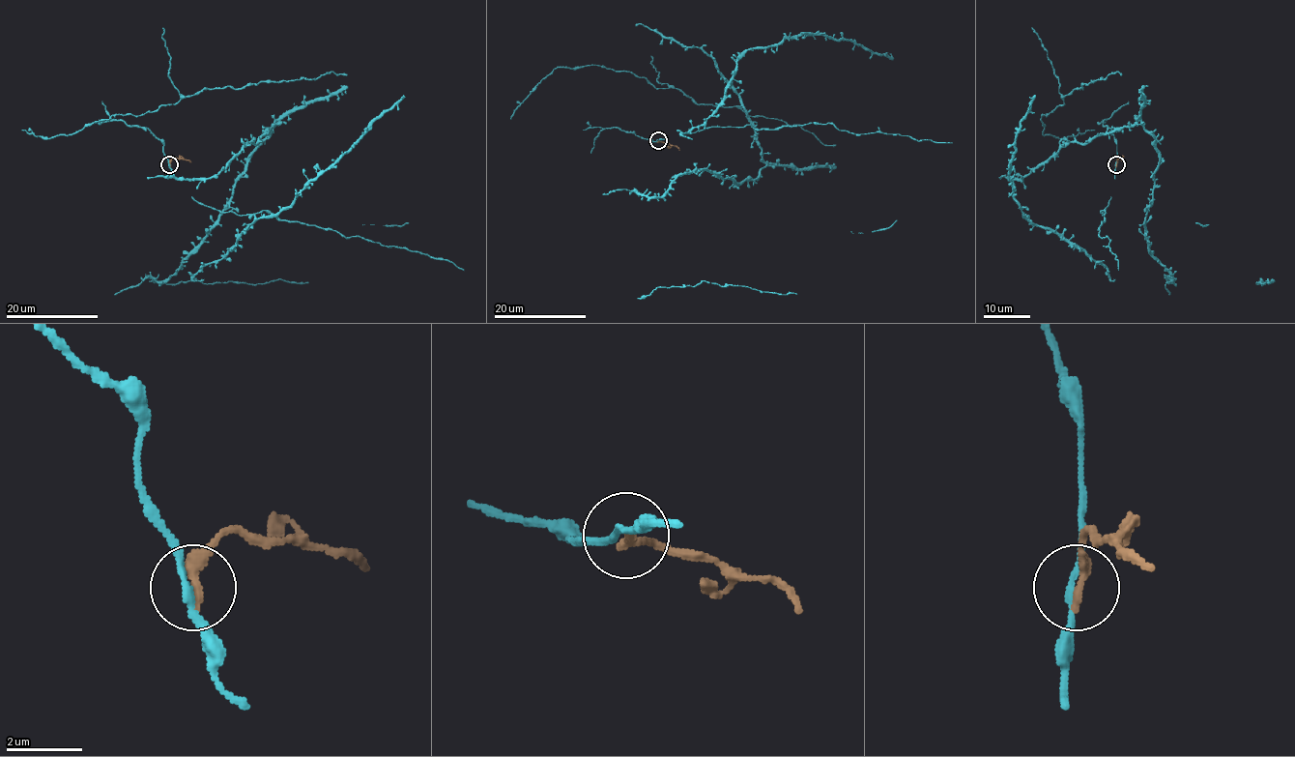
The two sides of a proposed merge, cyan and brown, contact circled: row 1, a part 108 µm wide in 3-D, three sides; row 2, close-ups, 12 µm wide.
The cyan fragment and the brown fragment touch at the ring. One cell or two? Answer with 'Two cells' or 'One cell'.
Two cells

